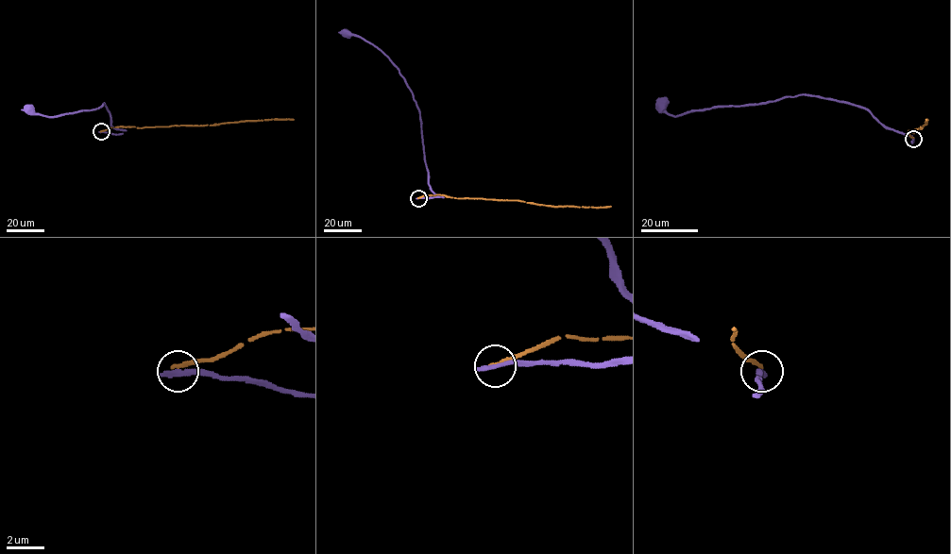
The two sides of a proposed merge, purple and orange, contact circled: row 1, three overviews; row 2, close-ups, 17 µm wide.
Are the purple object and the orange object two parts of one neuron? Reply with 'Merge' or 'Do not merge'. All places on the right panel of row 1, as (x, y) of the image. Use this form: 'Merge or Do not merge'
Do not merge

